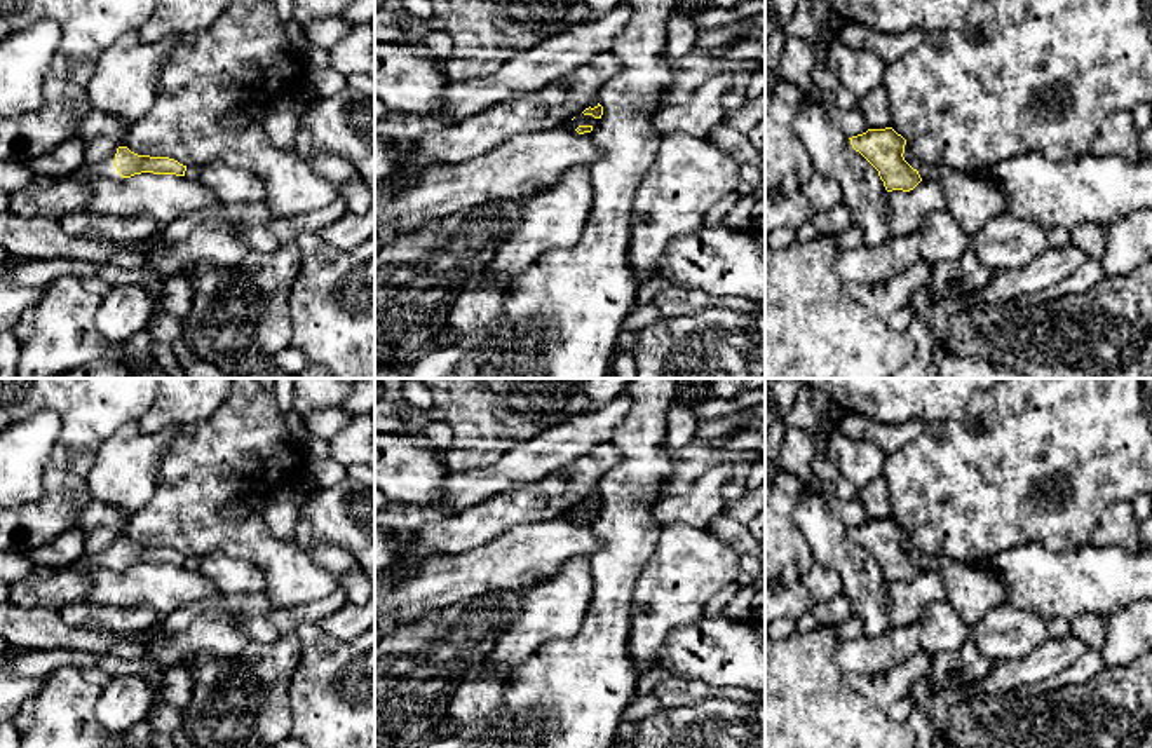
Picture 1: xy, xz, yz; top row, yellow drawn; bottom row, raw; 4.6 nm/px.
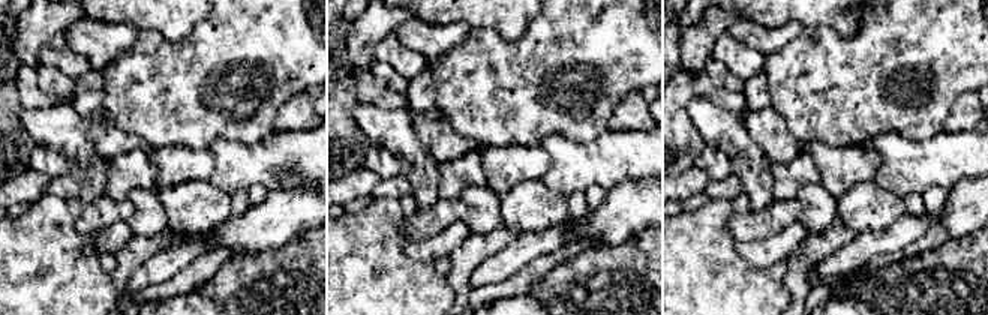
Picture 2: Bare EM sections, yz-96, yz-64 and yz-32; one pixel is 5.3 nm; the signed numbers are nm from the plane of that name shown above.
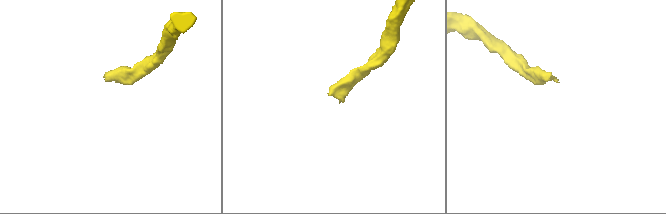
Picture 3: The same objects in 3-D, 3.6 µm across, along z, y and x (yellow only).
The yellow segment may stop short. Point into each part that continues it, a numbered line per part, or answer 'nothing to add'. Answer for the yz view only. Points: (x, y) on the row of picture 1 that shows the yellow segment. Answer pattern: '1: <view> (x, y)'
nothing to add

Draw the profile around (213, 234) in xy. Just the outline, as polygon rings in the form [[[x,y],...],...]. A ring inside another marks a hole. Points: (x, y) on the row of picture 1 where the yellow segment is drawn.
[[[265,202],[207,207],[185,216],[164,228],[159,237],[166,239],[166,249],[141,253],[148,269],[167,279],[183,274],[200,262],[234,265],[251,251],[241,237],[244,227],[272,221]]]

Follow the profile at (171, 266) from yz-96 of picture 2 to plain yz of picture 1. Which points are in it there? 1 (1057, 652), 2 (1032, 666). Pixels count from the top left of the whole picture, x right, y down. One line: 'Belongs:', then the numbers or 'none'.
Belongs: 1, 2

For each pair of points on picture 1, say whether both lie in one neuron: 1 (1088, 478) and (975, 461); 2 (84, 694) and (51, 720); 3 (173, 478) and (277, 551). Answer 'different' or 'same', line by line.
1: same
2: same
3: same

